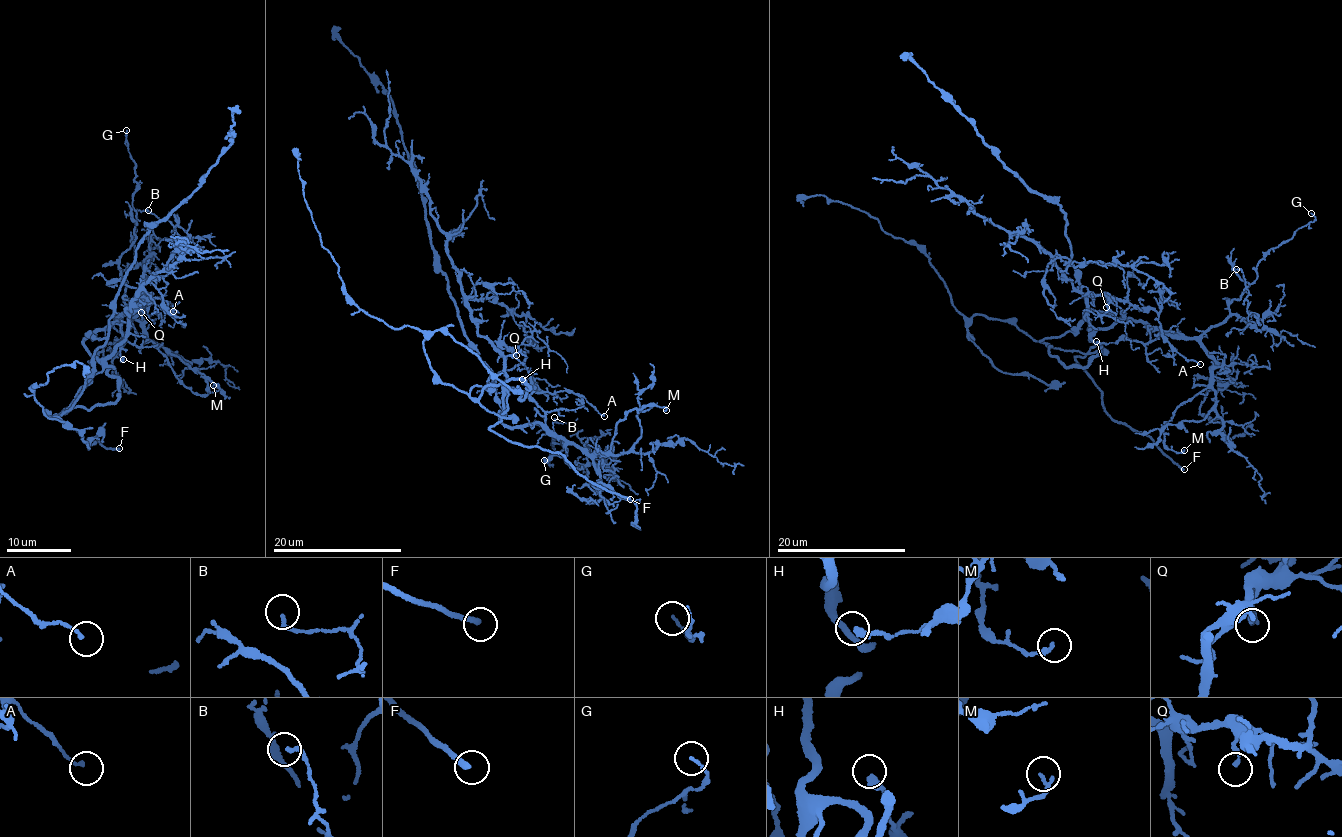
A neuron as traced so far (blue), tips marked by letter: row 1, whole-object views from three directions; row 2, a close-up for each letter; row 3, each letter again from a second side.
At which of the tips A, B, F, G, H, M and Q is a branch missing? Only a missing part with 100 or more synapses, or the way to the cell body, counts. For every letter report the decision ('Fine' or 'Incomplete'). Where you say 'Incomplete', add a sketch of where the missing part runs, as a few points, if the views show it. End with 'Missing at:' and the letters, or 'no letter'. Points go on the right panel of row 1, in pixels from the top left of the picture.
A: Fine
B: Fine
F: Incomplete
G: Fine
H: Fine
M: Fine
Q: Fine
Missing at: F

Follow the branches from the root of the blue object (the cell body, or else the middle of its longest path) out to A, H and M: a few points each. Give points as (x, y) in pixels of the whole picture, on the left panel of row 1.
A: (79, 395), (102, 371), (102, 361), (125, 338), (128, 316), (152, 294), (136, 294), (173, 311)
H: (79, 395), (63, 412), (90, 378), (102, 371), (84, 345), (90, 333), (119, 324), (123, 359)
M: (79, 395), (102, 371), (84, 340), (128, 309), (178, 380), (201, 395), (213, 385)

